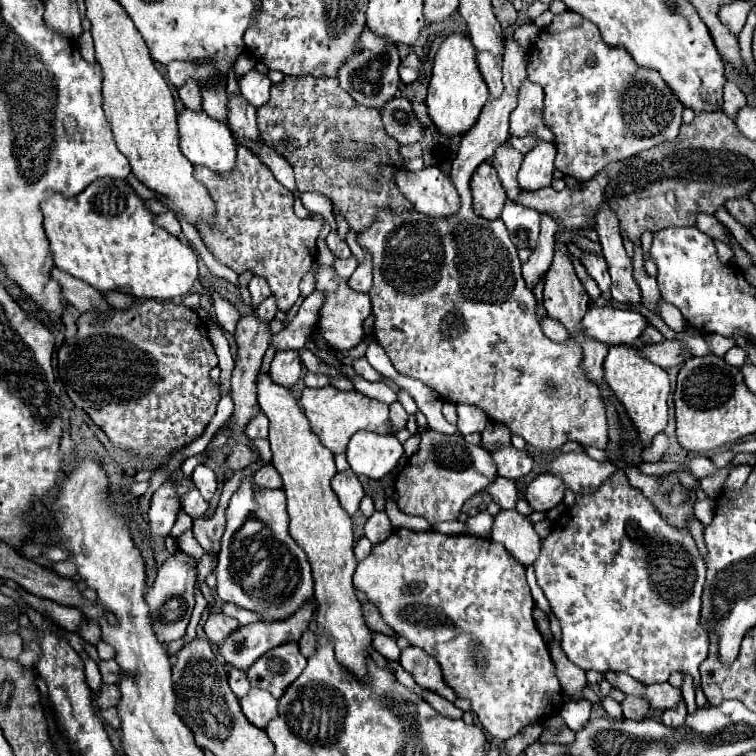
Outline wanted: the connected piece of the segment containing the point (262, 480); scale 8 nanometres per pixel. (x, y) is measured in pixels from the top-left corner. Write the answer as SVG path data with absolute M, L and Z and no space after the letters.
M263 464L253 476L253 484L257 488L281 488L283 482L279 472L273 468L273 464Z

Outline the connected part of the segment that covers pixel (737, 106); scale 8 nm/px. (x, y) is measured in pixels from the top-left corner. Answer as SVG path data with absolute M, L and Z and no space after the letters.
M727 82L725 84L725 102L727 102L727 116L731 118L731 120L735 120L735 116L737 116L737 112L747 104L745 102L745 94L737 88L737 84L733 84L733 82Z

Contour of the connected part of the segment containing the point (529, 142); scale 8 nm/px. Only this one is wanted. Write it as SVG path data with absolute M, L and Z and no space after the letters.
M511 136L511 138L505 142L505 146L511 146L511 148L515 148L515 150L519 150L521 154L525 154L525 152L529 152L537 142L539 142L539 138L535 138L535 136L525 136L525 138L515 138L515 136Z

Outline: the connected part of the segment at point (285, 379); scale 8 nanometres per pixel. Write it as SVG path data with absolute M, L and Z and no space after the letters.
M289 350L289 352L277 352L273 362L271 362L271 378L285 386L285 388L291 388L301 372L303 372L303 362L299 358L299 352L297 350Z

